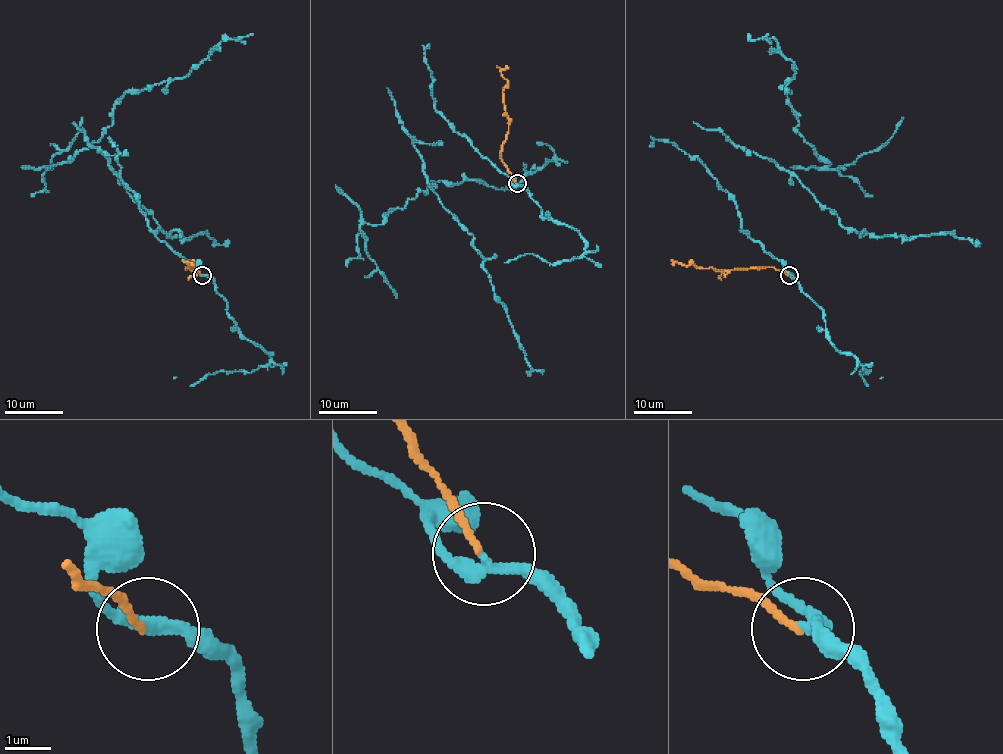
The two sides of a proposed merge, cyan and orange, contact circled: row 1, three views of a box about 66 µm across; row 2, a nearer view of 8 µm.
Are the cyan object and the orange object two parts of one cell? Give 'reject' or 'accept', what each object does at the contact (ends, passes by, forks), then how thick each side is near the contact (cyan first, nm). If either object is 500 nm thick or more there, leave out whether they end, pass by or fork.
reject | cyan passes by | orange ends | 260/130 nm

